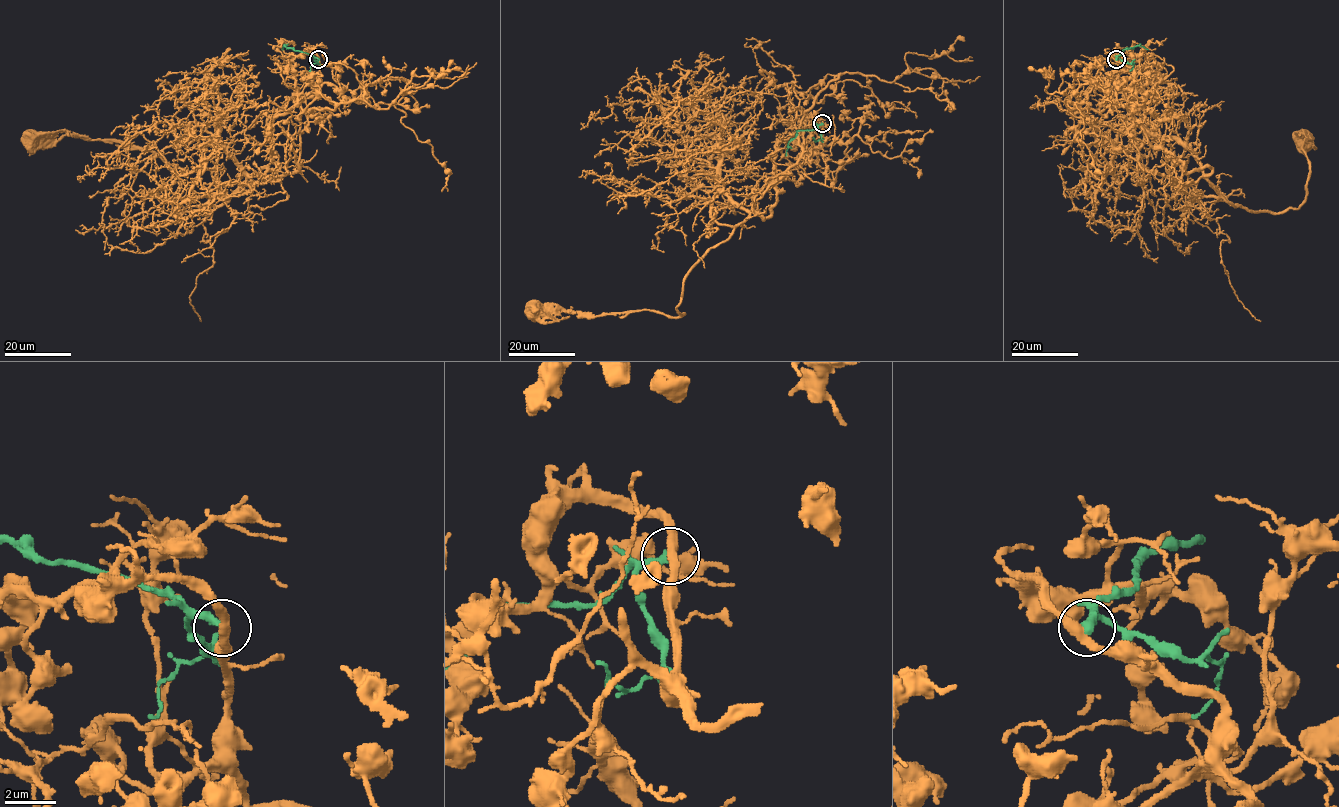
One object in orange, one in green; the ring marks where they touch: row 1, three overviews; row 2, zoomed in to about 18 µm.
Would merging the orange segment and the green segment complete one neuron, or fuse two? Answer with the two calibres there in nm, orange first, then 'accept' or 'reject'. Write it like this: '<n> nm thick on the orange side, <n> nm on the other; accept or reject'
360 nm thick on the orange side, 360 nm on the other; reject

